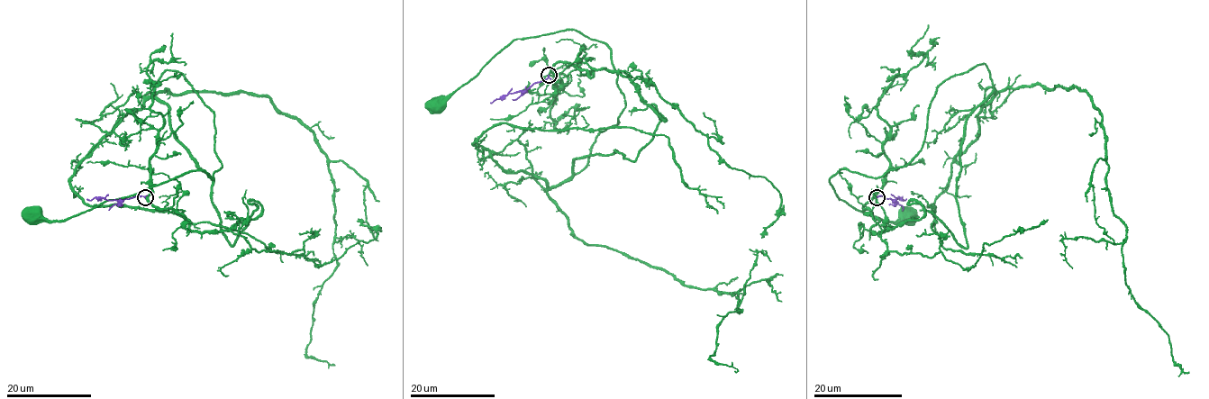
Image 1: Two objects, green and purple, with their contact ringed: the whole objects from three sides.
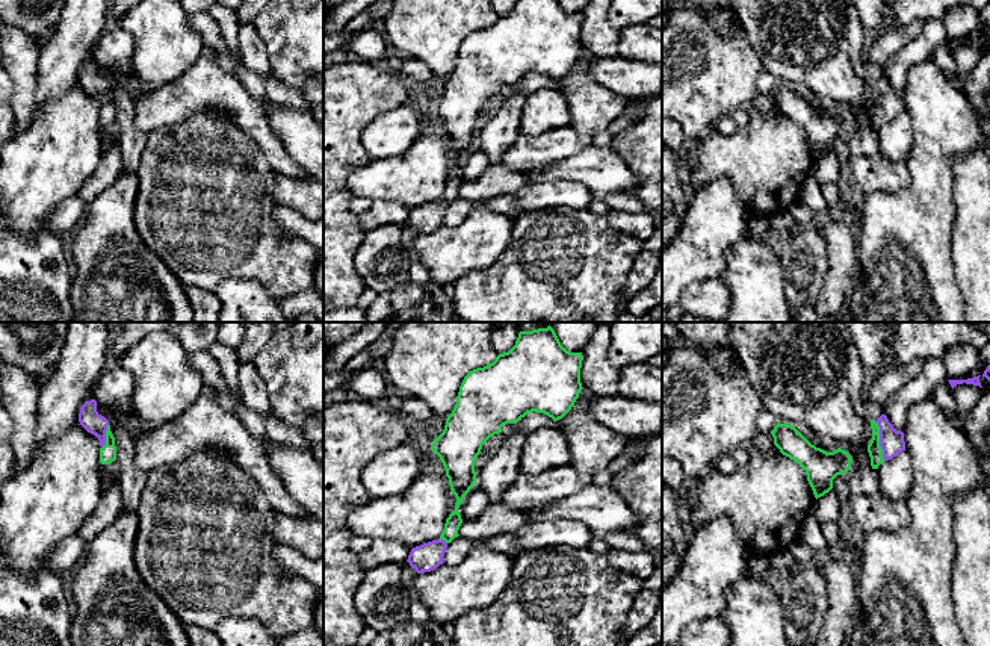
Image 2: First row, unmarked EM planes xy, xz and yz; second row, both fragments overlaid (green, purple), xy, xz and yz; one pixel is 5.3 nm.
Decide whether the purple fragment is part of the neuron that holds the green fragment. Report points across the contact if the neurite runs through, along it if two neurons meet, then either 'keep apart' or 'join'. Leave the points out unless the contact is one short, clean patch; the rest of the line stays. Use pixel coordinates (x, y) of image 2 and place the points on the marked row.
runs through yz (875, 453), (878, 441), (892, 442); join

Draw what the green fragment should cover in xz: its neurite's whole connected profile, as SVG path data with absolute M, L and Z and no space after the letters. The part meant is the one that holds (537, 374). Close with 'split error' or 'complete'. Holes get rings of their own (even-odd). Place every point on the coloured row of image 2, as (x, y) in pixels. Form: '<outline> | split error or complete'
M549 325L520 331L508 353L464 377L444 430L431 445L456 498L455 511L446 519L438 540L411 549L407 561L417 573L443 564L447 545L459 536L463 519L458 508L475 487L475 461L482 445L502 433L503 425L517 424L532 412L544 413L555 422L562 419L583 389L582 360L582 353L567 351Z | split error

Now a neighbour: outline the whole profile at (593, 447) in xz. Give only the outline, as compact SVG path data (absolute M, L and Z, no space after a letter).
M582 389L571 410L555 424L567 437L570 464L580 472L596 475L627 448L629 439L606 428L591 415L591 395Z

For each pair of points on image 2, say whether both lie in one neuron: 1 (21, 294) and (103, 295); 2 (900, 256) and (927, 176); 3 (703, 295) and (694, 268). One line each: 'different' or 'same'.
1: different
2: same
3: different

